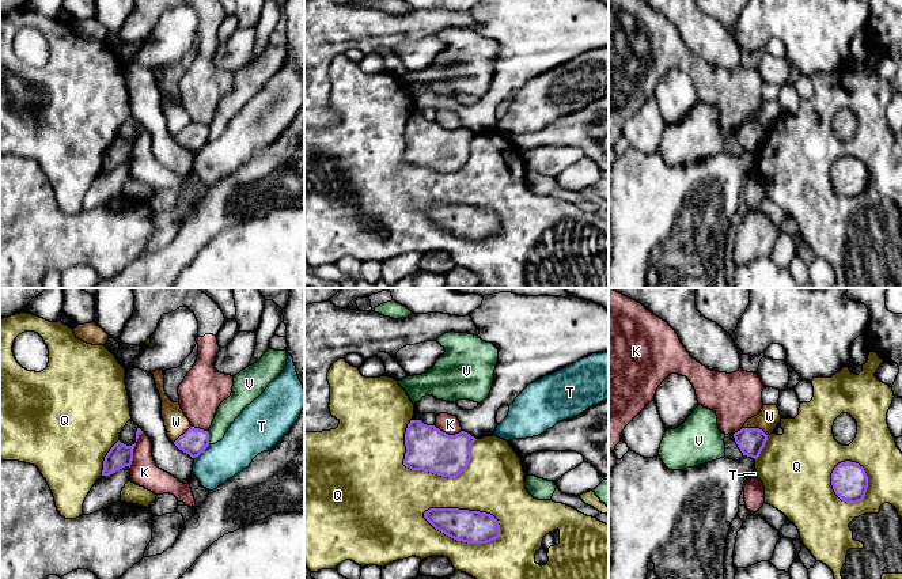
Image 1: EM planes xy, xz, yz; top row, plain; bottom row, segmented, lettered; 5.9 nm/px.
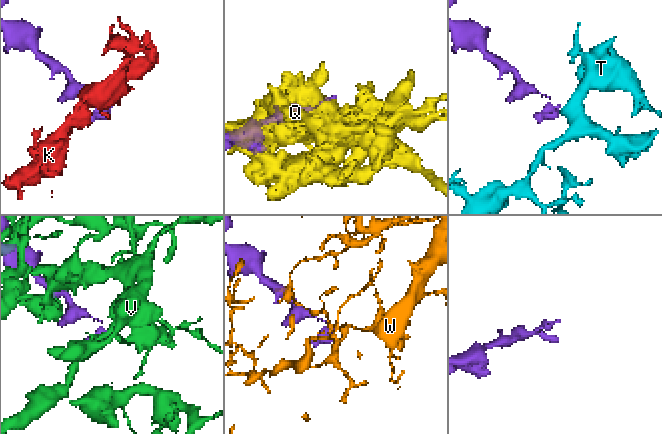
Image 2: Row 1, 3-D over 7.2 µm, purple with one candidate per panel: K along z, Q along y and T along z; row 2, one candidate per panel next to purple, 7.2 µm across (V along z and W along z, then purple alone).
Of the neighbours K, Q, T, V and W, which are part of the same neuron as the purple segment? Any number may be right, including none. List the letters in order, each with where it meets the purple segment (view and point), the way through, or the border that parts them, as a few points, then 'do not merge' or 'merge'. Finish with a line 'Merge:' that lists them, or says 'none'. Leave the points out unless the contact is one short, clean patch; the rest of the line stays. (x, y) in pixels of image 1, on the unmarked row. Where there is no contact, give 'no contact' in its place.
K: meets purple in xy at (133, 143); do not merge
Q: meets purple in xz at (461, 235); do not merge
T: meets purple in xy at (201, 147); border along xy (209, 140), (194, 154); do not merge
V: meets purple in xy at (208, 133); border along xy (207, 127), (209, 139); do not merge
W: meets purple in yz at (755, 124); do not merge
Merge: none

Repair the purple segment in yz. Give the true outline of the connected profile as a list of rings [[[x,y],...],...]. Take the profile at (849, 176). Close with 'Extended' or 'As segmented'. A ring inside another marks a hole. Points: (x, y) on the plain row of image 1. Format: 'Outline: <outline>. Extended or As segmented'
Outline: [[[845,156],[838,159],[831,169],[831,181],[835,190],[846,198],[859,198],[868,183],[868,171],[863,162]]]. As segmented

